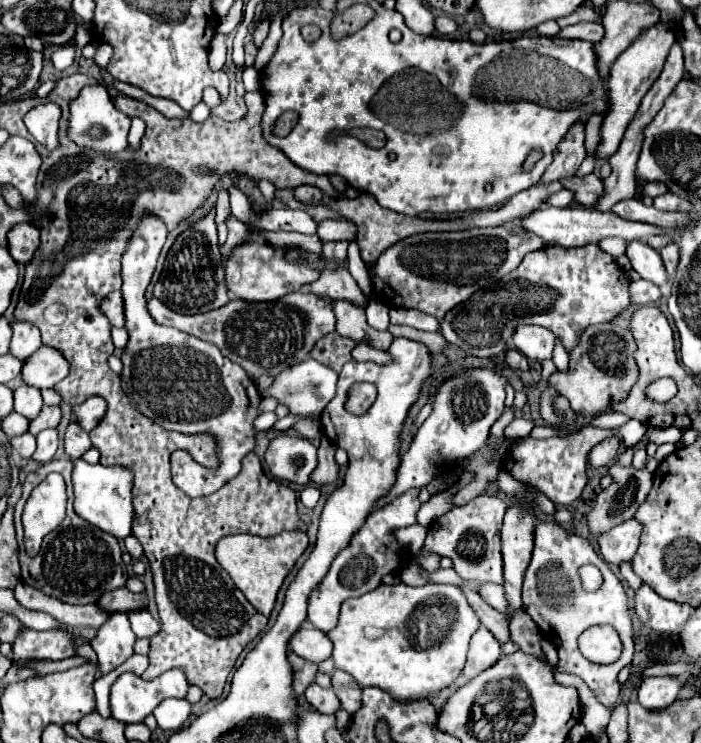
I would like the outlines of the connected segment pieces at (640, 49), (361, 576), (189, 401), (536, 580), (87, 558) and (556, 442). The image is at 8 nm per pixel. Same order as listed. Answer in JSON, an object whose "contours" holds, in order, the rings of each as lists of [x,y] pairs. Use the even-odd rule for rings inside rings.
{"contours":[[[[660,22],[660,24],[652,26],[650,30],[646,30],[644,34],[640,34],[614,62],[614,66],[610,70],[610,80],[608,80],[608,88],[610,88],[610,92],[608,92],[608,112],[604,114],[604,120],[602,120],[602,126],[600,126],[600,142],[596,144],[596,148],[592,152],[594,160],[610,158],[612,154],[616,154],[616,150],[620,146],[620,138],[624,138],[624,132],[626,132],[628,124],[632,122],[636,110],[640,108],[640,102],[642,102],[644,94],[656,82],[674,40],[676,38],[672,34],[672,28]]],[[[416,488],[416,490],[408,490],[406,494],[402,494],[400,498],[396,498],[382,510],[372,512],[366,518],[364,526],[356,532],[356,536],[350,540],[350,544],[334,558],[334,562],[332,562],[328,574],[322,578],[322,582],[310,592],[308,620],[318,630],[328,632],[336,626],[340,604],[346,598],[362,596],[368,590],[374,590],[382,582],[384,574],[392,574],[392,572],[398,572],[400,568],[404,568],[406,550],[396,542],[394,530],[414,524],[418,508],[420,508],[420,500],[418,500],[418,488]]],[[[144,218],[136,230],[136,238],[132,238],[122,258],[124,328],[128,330],[128,344],[120,358],[124,364],[120,378],[132,406],[150,420],[158,422],[164,430],[174,430],[186,436],[214,436],[218,468],[210,468],[210,476],[204,476],[198,492],[192,492],[192,486],[184,490],[188,496],[208,496],[240,472],[244,454],[254,448],[256,432],[252,422],[258,416],[256,406],[260,402],[260,394],[248,374],[222,356],[216,344],[204,342],[176,328],[158,326],[148,314],[144,294],[156,270],[166,234],[166,226],[158,218]]],[[[542,522],[534,530],[534,550],[532,562],[524,574],[522,586],[522,602],[526,614],[536,622],[542,636],[550,638],[550,642],[558,648],[558,664],[556,672],[566,672],[584,680],[584,684],[594,692],[600,704],[614,708],[620,694],[621,684],[616,682],[618,672],[632,660],[634,642],[632,642],[632,618],[626,604],[626,594],[620,580],[614,576],[610,566],[594,552],[588,540],[562,530],[554,522]],[[594,564],[600,568],[604,582],[600,590],[586,592],[582,580],[578,576],[580,566]],[[596,624],[610,624],[616,628],[622,642],[622,656],[612,664],[594,664],[582,656],[578,650],[578,636]]],[[[58,526],[46,536],[34,558],[20,548],[22,582],[68,604],[94,604],[100,594],[124,586],[128,576],[124,576],[126,572],[120,556],[122,550],[112,534],[96,530],[94,526]]],[[[628,420],[616,430],[602,430],[594,426],[586,426],[578,430],[572,436],[566,438],[548,438],[548,440],[536,440],[536,438],[522,438],[514,448],[510,448],[506,456],[506,470],[522,484],[528,484],[540,492],[544,492],[556,506],[568,506],[572,504],[586,486],[586,470],[584,462],[588,452],[602,442],[608,436],[616,436],[624,446],[634,446],[646,432],[646,426],[640,426],[640,422]]]]}

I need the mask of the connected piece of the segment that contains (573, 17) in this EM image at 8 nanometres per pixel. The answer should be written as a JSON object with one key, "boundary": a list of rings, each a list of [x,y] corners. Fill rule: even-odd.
{"boundary":[[[580,6],[576,12],[572,12],[570,16],[558,18],[556,22],[558,22],[560,28],[566,28],[566,26],[572,26],[572,24],[578,24],[578,22],[602,22],[602,16],[592,6]]]}

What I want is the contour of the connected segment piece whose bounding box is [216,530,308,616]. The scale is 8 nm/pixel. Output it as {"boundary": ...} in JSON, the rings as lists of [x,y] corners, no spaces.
{"boundary":[[[300,530],[282,532],[272,538],[260,538],[260,536],[252,536],[252,534],[224,536],[216,544],[216,560],[230,574],[232,582],[248,598],[248,602],[262,616],[270,616],[274,602],[276,602],[276,594],[278,594],[284,578],[294,568],[296,560],[304,554],[306,546],[308,546],[308,536],[306,536],[306,532],[300,532]]]}

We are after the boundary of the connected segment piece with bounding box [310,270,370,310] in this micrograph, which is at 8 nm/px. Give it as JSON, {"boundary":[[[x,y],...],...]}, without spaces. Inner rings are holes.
{"boundary":[[[338,270],[338,272],[328,272],[328,274],[320,274],[320,278],[316,282],[312,282],[310,292],[318,294],[318,296],[328,296],[332,300],[348,300],[358,308],[366,308],[368,306],[368,296],[358,288],[356,280],[350,276],[348,270]]]}

